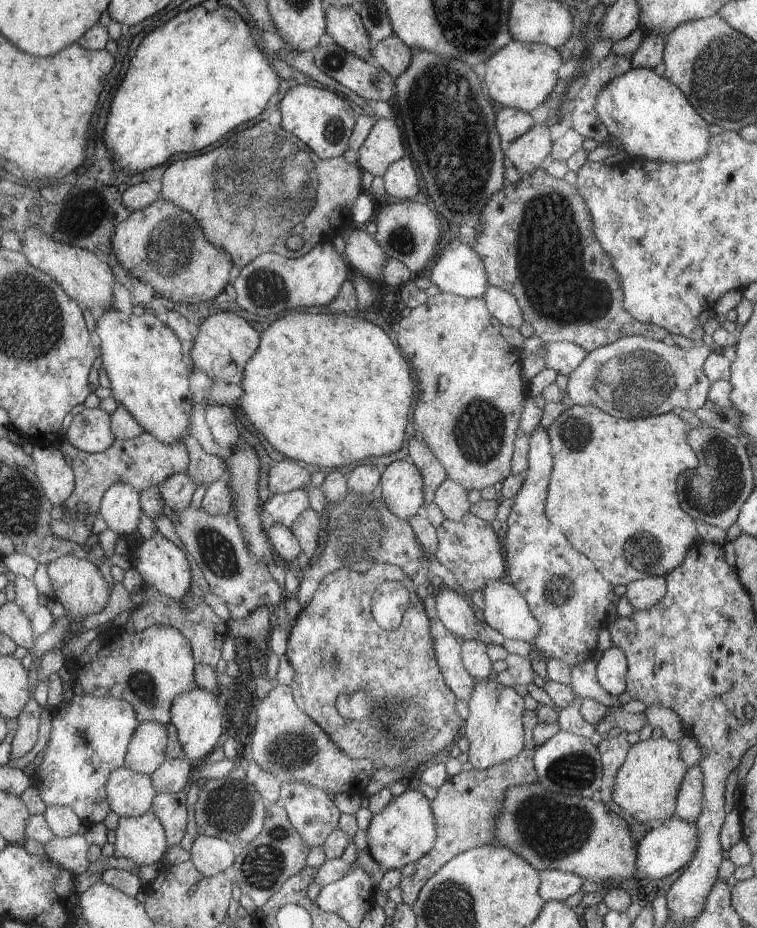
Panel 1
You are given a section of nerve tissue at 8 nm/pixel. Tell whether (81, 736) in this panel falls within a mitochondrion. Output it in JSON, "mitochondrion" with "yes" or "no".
{"mitochondrion":"yes"}

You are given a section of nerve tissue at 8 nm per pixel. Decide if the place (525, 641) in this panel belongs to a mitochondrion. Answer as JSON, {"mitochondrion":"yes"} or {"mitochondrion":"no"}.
{"mitochondrion":"no"}

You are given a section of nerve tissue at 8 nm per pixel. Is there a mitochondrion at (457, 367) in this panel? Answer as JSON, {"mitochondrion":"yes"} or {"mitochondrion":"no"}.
{"mitochondrion":"no"}

